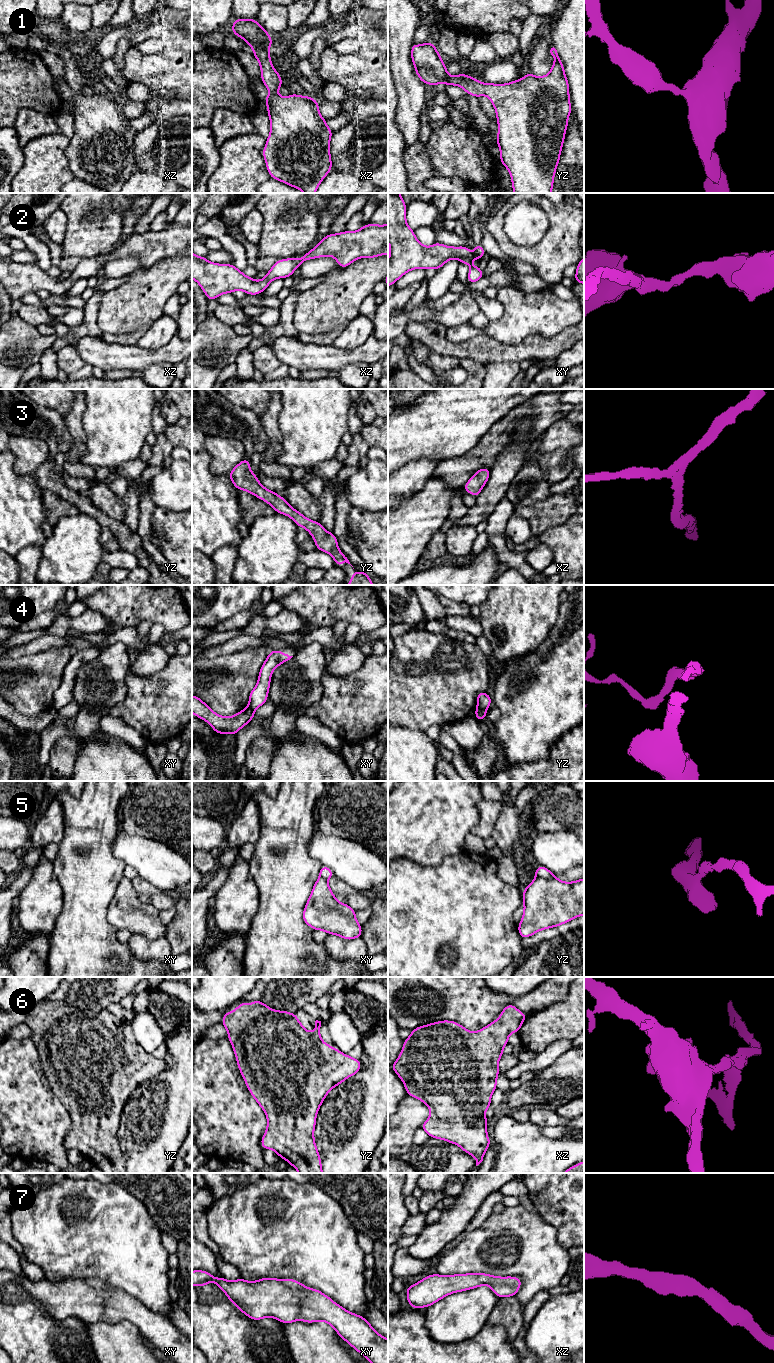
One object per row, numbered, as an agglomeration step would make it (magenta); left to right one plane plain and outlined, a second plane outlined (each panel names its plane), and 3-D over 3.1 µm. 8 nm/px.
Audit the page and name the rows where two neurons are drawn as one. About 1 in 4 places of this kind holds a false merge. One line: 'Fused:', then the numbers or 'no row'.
Fused: 4, 5

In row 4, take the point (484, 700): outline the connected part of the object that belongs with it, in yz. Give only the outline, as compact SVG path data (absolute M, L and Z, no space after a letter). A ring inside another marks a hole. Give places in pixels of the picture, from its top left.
M478 692L477 693L477 708L488 709L490 704L492 703L492 698L488 693Z

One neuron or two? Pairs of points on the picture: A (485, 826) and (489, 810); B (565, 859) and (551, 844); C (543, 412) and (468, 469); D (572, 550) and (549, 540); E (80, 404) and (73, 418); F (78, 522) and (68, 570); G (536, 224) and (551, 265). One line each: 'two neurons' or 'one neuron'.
A: one neuron
B: one neuron
C: one neuron
D: one neuron
E: one neuron
F: one neuron
G: two neurons

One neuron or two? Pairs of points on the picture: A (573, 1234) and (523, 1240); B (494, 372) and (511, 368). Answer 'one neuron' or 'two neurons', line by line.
A: two neurons
B: one neuron

